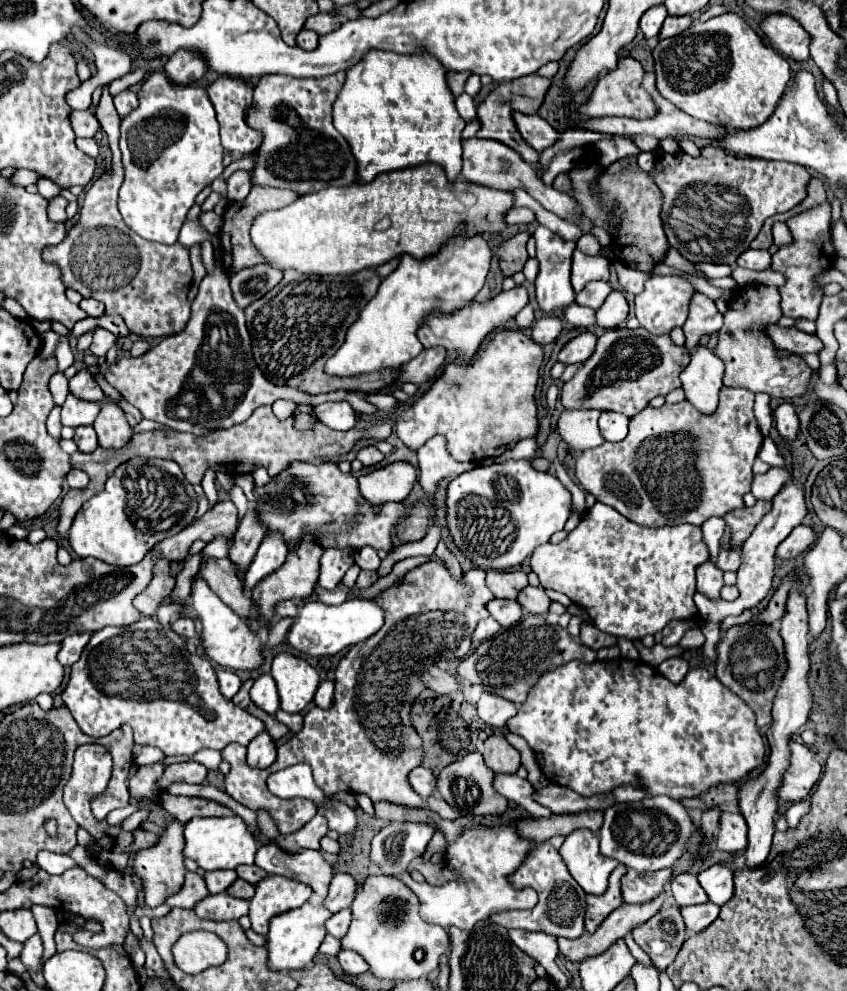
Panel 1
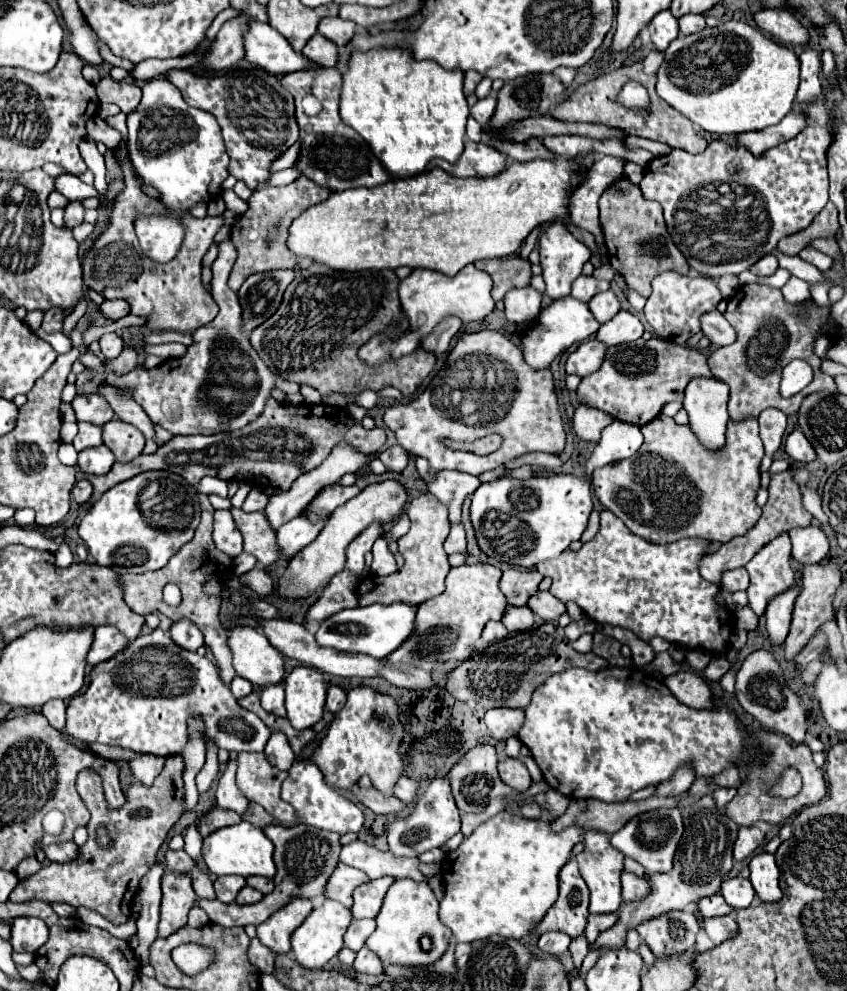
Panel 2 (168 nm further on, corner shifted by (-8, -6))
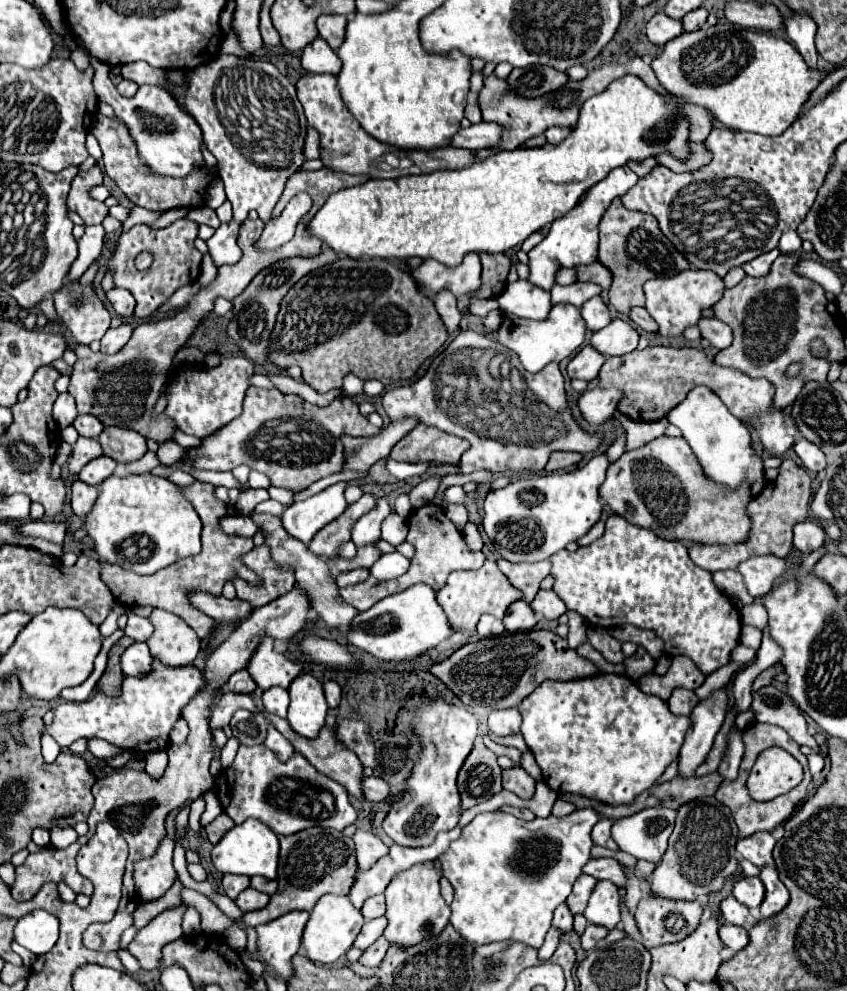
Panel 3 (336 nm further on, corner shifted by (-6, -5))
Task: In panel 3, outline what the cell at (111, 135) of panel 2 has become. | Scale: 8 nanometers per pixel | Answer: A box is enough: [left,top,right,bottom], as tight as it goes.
[90,114,214,210]

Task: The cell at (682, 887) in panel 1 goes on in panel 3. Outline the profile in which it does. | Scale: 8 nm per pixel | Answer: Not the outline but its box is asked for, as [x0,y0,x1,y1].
[720,896,756,928]

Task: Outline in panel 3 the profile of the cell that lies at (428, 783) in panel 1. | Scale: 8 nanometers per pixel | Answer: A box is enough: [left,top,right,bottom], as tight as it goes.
[364,776,390,802]

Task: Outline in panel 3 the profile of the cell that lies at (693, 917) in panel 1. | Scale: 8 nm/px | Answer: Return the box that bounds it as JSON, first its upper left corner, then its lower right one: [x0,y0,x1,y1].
[718,924,748,952]

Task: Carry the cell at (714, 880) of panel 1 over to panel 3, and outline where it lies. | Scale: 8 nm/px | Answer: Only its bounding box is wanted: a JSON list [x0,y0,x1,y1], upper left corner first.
[732,876,764,910]

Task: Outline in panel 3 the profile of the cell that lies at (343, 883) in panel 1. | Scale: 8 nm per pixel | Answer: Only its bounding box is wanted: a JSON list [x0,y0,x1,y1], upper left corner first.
[362,894,386,920]

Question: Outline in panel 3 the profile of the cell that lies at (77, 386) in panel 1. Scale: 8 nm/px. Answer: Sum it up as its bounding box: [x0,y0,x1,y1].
[72,414,104,438]

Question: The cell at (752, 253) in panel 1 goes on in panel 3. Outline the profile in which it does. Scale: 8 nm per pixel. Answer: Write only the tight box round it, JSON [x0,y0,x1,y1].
[744,248,778,276]

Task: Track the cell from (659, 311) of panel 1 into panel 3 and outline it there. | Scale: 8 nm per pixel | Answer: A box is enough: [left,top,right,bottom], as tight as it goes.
[644,268,724,338]

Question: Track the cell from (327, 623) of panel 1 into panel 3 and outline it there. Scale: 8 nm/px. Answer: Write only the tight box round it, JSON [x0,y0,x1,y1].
[344,584,452,660]

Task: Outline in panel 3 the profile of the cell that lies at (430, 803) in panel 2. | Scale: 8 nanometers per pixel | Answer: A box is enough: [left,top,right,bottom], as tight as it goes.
[384,702,478,846]

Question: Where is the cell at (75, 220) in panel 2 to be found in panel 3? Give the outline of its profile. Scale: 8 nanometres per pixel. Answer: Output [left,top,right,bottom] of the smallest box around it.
[68,166,108,226]

